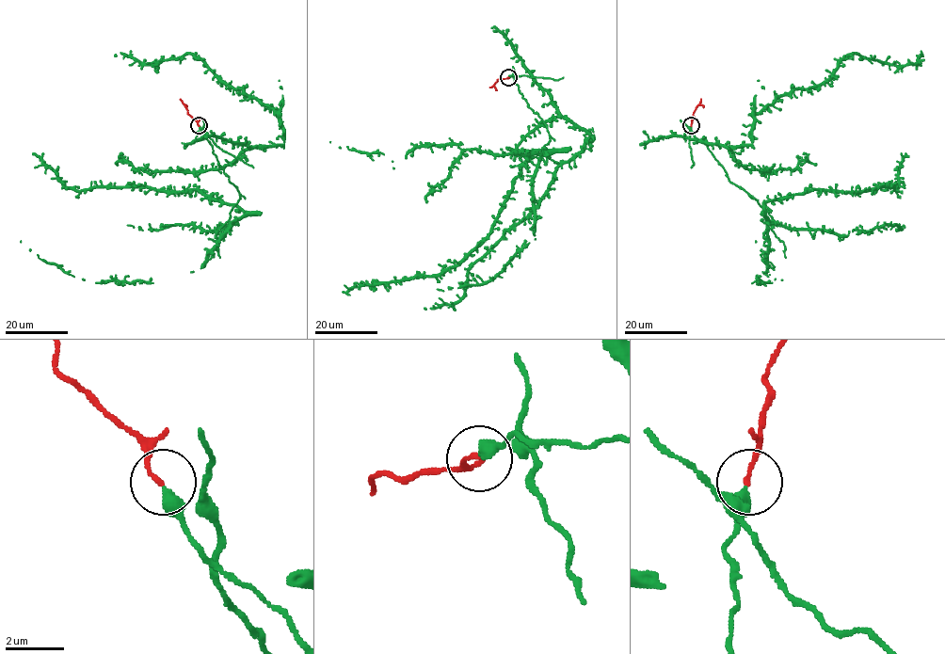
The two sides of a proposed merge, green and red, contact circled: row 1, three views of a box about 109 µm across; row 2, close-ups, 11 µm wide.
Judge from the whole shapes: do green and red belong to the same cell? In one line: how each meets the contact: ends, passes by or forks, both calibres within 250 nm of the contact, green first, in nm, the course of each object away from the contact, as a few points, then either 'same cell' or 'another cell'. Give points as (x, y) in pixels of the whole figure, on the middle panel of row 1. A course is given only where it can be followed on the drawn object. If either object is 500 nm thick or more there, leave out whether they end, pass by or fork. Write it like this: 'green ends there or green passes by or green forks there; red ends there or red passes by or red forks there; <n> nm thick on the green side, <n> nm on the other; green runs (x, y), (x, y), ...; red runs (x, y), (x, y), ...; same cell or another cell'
green passes by; red ends there; 300 nm thick on the green side, 140 nm on the other; green runs (509, 76), (547, 129), (538, 158), (553, 151), (535, 151), (521, 167), (491, 232), (438, 274), (342, 292); red runs (509, 77), (498, 79), (489, 87); same cell

